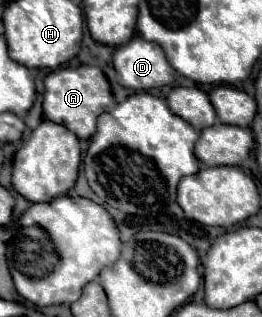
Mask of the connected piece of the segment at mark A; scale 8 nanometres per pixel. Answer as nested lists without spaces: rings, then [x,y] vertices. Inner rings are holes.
[[[76,66],[54,70],[44,78],[44,86],[46,86],[44,116],[56,124],[64,124],[70,132],[74,132],[82,140],[88,140],[96,132],[96,118],[102,112],[110,112],[116,106],[110,82],[98,66]]]

